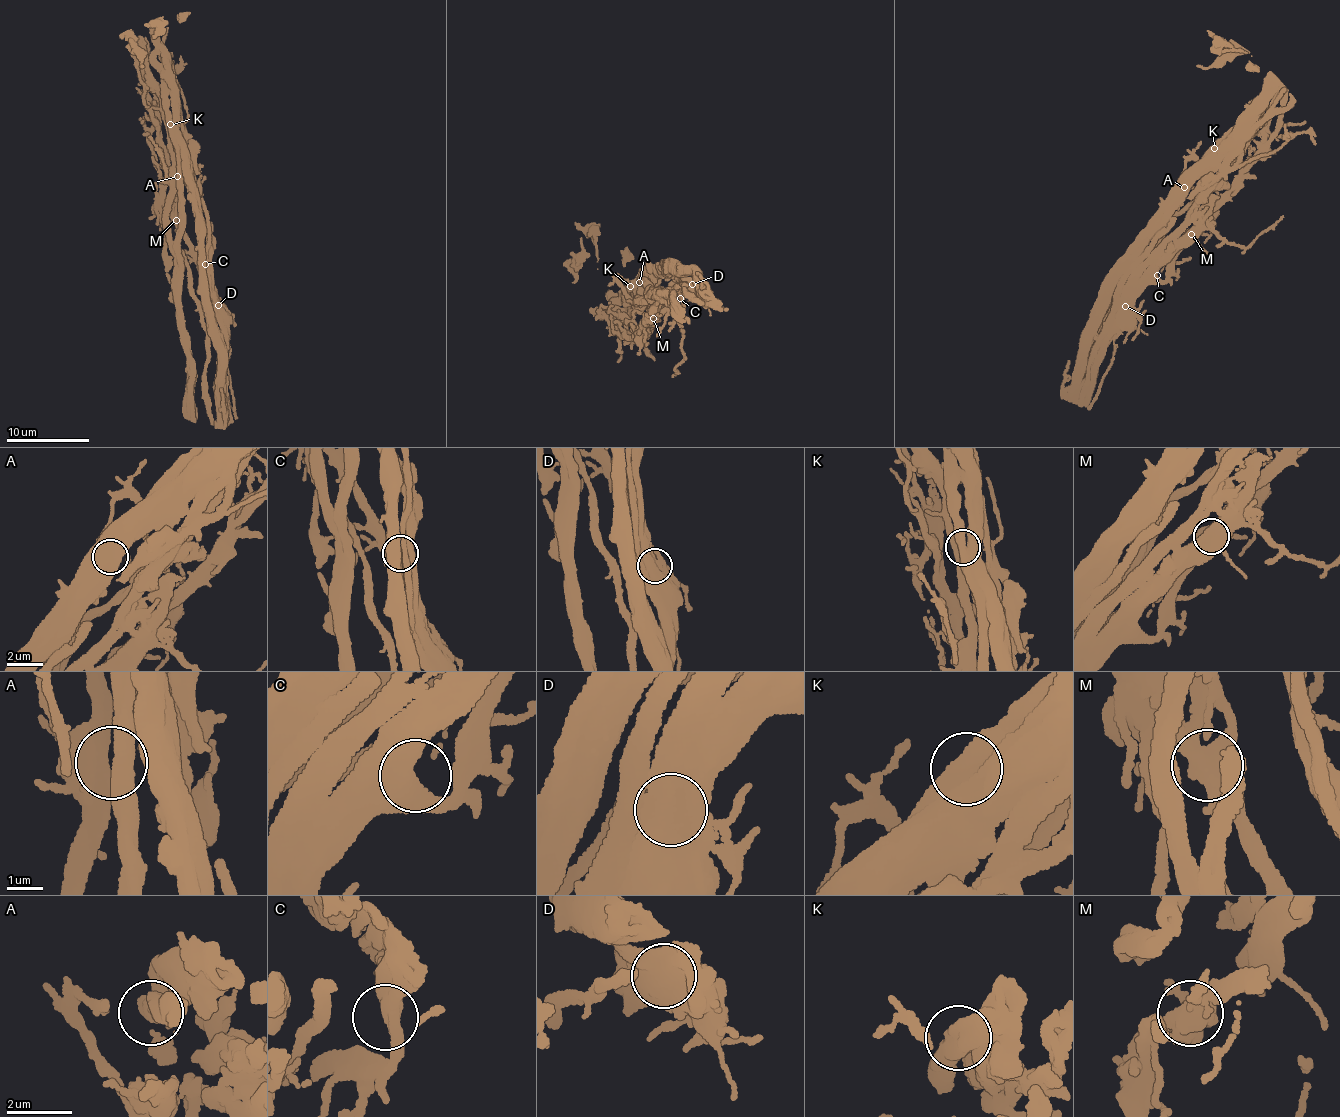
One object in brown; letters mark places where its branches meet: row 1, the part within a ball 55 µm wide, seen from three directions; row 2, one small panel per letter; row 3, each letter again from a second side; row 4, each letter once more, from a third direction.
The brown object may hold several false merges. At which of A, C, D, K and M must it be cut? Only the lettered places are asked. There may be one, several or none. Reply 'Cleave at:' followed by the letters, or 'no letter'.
Cleave at: D, M

